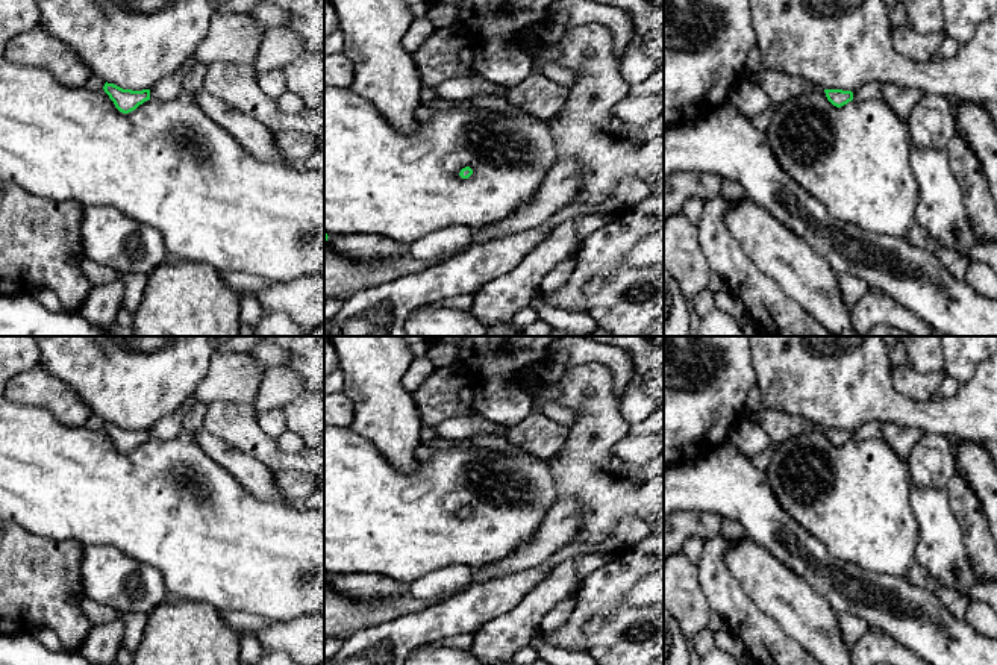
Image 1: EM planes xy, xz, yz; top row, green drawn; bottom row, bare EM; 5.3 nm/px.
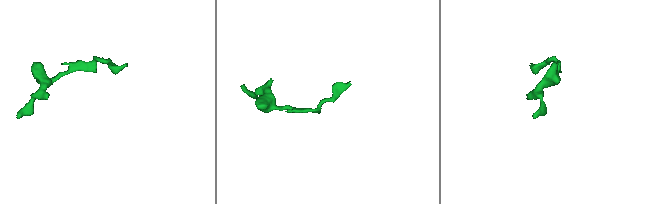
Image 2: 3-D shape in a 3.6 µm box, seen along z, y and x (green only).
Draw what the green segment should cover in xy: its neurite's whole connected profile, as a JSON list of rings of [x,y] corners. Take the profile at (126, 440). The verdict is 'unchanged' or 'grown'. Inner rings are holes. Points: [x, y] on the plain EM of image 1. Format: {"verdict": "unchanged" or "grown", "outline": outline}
{"verdict": "unchanged", "outline": [[[108,421],[105,423],[103,429],[114,441],[115,447],[123,453],[129,453],[144,441],[150,439],[150,429],[142,430],[123,429]]]}

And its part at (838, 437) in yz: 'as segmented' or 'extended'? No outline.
as segmented

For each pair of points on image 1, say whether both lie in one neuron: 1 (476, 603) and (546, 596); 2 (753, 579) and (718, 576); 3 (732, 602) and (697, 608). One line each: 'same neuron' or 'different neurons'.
1: different neurons
2: different neurons
3: different neurons

